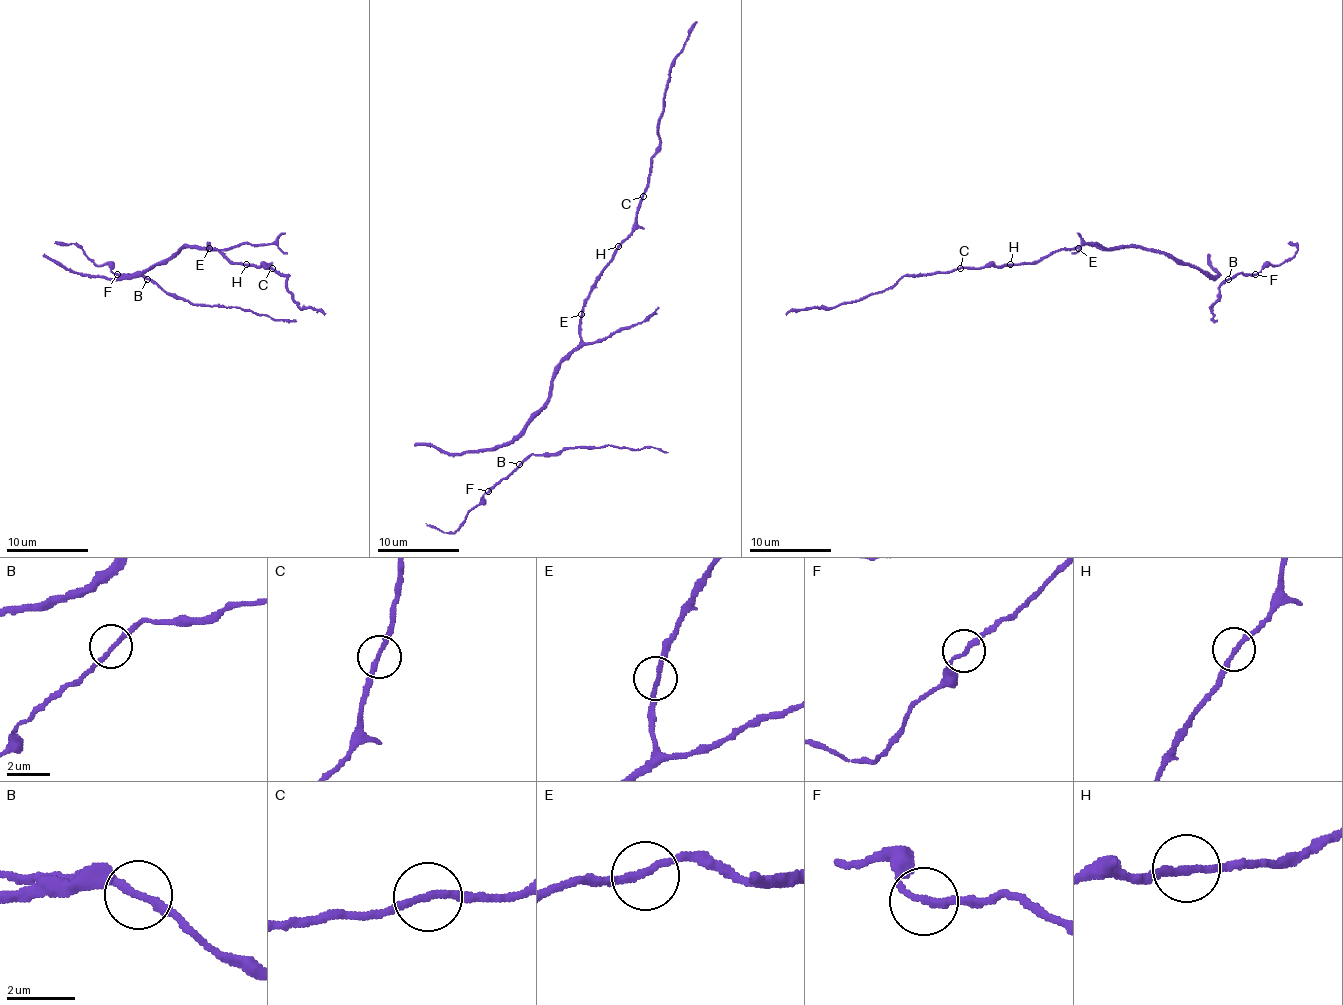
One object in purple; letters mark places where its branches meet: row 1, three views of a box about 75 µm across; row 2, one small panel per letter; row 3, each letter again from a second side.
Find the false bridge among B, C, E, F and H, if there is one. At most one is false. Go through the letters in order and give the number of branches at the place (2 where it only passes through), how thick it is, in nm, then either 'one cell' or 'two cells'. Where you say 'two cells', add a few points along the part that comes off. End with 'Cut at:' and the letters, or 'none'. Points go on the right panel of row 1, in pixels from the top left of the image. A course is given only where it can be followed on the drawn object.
B: 2 branches meet; 220 nm thick; one cell
C: 2 branches meet; 220 nm thick; two cells; foreign part runs (961, 268), (901, 276), (886, 289), (827, 307), (792, 309), (785, 316)
E: 2 branches meet; 200 nm thick; one cell
F: 2 branches meet; 200 nm thick; one cell
H: 2 branches meet; 220 nm thick; one cell
Cut at: C

